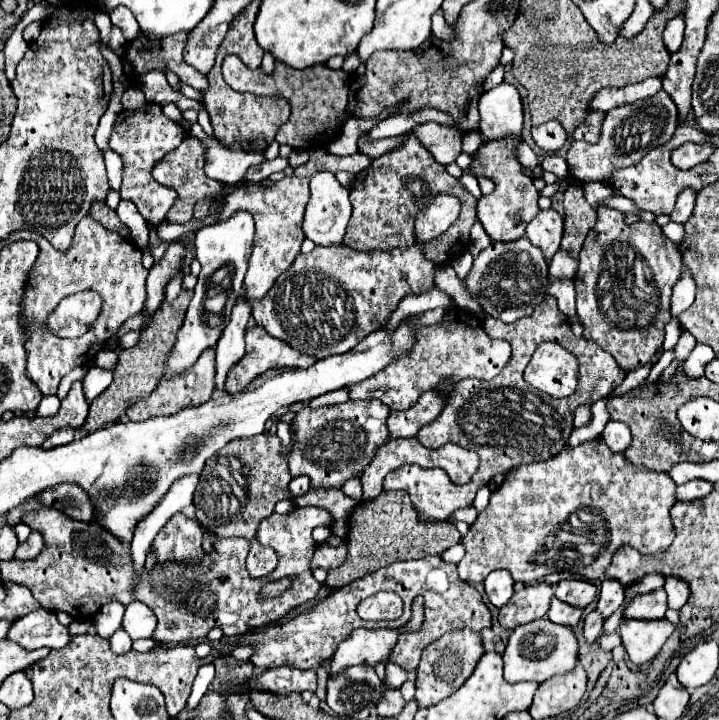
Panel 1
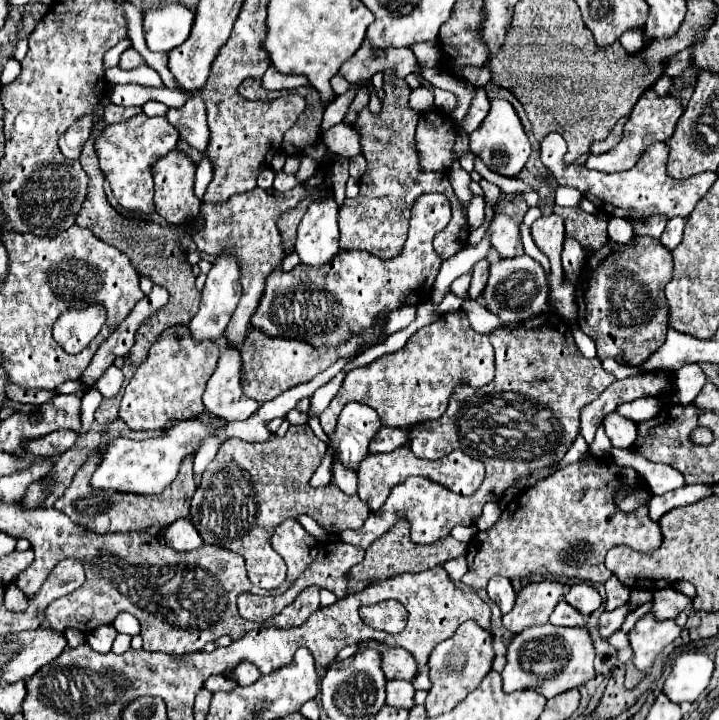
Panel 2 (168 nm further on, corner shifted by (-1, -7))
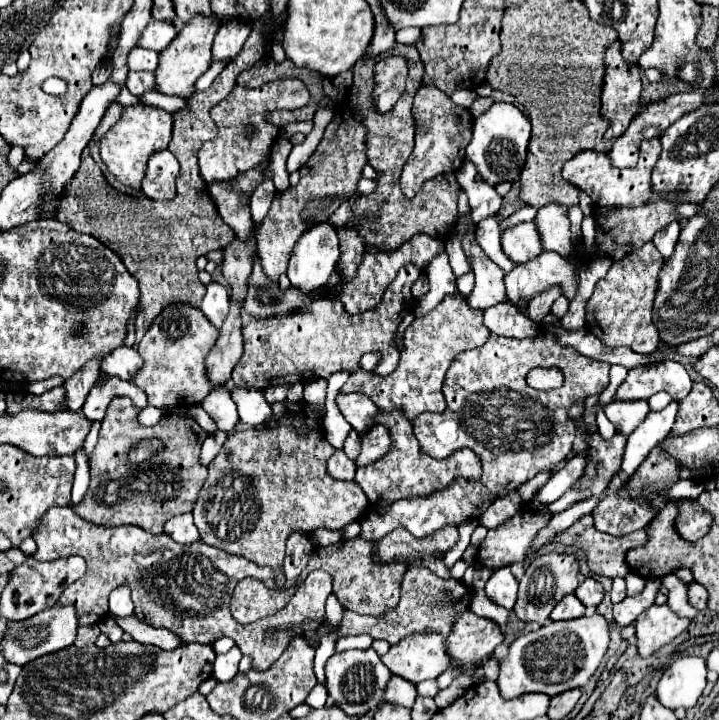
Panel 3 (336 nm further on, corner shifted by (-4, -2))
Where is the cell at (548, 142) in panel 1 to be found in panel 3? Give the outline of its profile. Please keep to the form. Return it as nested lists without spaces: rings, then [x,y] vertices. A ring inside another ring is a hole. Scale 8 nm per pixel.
[[[649,138],[649,140],[641,142],[639,164],[633,166],[633,168],[613,168],[609,164],[607,154],[587,150],[587,152],[575,154],[571,160],[567,160],[563,164],[561,176],[567,182],[571,182],[573,186],[577,186],[579,190],[583,190],[587,196],[591,196],[595,206],[613,206],[613,208],[643,206],[649,200],[657,198],[657,192],[651,186],[651,172],[653,172],[653,166],[657,164],[659,156],[661,156],[661,142],[659,142],[659,138]]]

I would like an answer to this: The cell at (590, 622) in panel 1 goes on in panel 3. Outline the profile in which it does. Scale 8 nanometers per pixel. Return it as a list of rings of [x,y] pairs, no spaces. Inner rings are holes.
[[[649,580],[649,582],[645,584],[645,588],[643,588],[641,594],[637,594],[637,596],[627,596],[627,598],[621,600],[619,604],[615,604],[615,606],[613,606],[613,618],[615,618],[617,626],[623,628],[623,626],[633,624],[633,622],[637,620],[637,616],[655,602],[655,596],[657,596],[657,592],[659,592],[659,586],[661,586],[659,580]]]

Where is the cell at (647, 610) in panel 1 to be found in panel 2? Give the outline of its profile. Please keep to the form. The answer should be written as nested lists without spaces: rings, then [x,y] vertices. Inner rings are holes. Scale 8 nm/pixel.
[[[664,587],[654,591],[654,607],[652,613],[658,619],[676,619],[676,615],[680,611],[684,611],[688,605],[692,603],[690,597],[686,597],[684,593],[672,589],[672,587]]]

